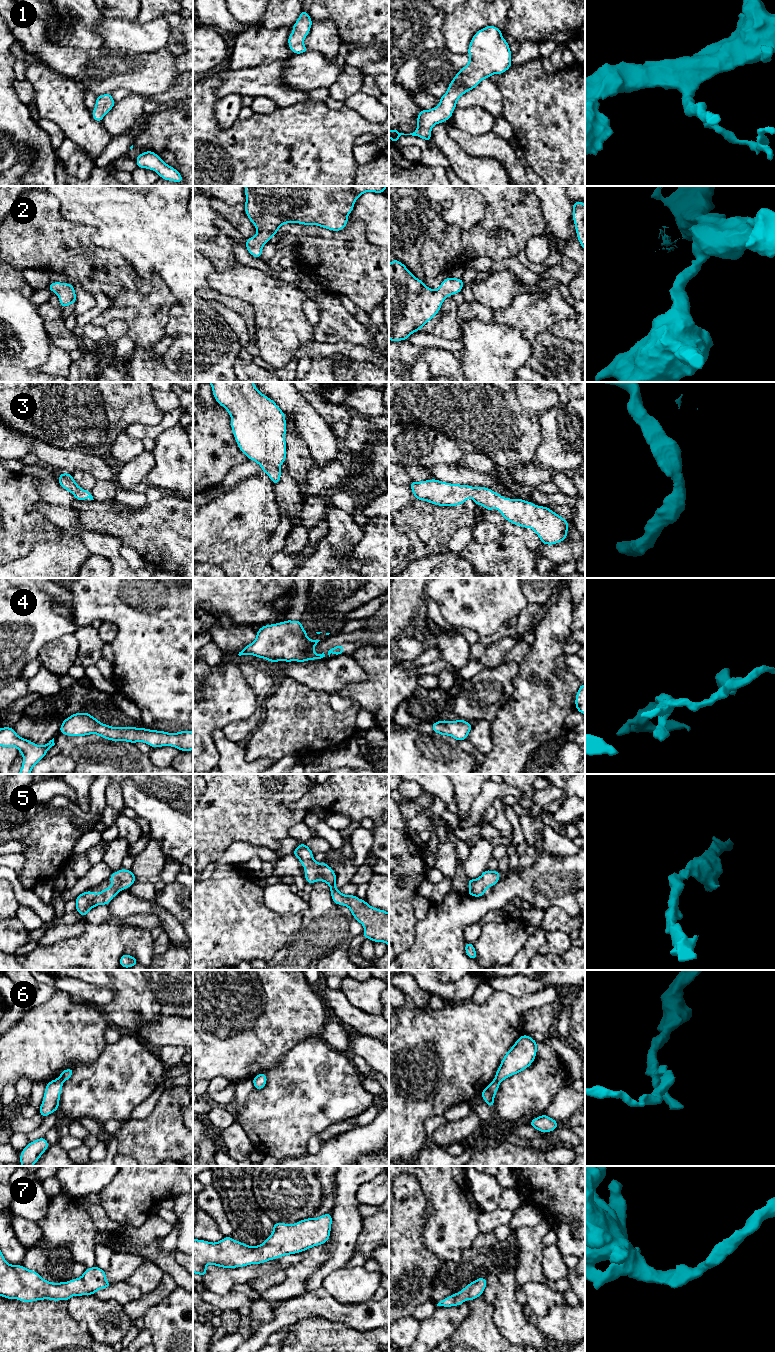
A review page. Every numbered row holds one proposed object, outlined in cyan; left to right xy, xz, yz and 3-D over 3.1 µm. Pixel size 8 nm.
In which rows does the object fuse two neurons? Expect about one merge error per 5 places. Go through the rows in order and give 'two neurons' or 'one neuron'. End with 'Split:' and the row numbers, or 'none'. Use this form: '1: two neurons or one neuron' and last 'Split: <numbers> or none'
1: one neuron
2: one neuron
3: one neuron
4: one neuron
5: one neuron
6: two neurons
7: one neuron
Split: 6

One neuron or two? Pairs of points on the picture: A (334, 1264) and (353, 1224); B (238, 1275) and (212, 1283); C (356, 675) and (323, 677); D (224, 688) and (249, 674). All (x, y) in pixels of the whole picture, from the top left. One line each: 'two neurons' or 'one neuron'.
A: one neuron
B: one neuron
C: one neuron
D: two neurons

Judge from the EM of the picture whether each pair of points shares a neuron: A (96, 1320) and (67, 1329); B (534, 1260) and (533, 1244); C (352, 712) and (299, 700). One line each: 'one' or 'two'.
A: two
B: one
C: one

